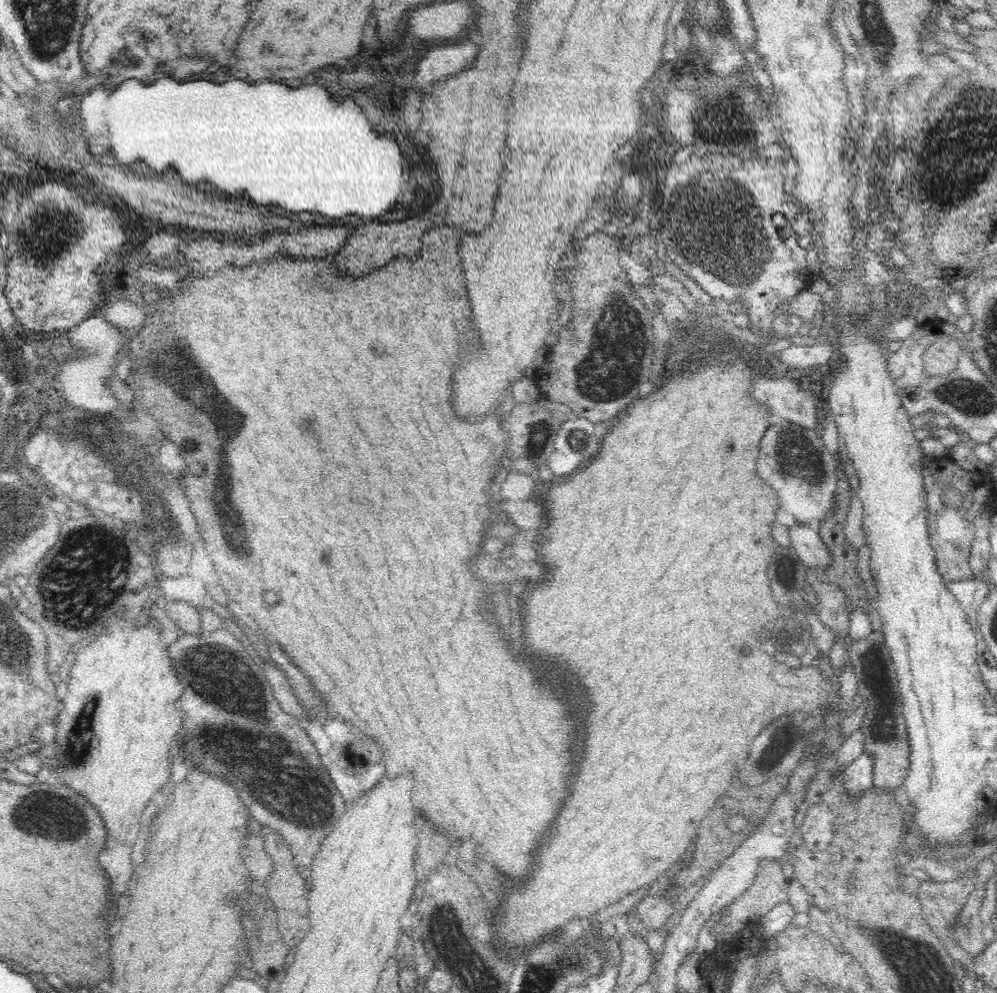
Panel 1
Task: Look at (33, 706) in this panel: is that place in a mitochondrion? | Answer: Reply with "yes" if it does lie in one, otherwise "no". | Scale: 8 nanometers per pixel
no

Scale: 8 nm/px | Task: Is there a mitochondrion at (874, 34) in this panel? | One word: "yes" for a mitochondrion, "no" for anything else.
no

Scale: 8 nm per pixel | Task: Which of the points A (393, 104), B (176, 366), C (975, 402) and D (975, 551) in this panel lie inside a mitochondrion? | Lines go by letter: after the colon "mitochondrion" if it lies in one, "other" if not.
A: other
B: mitochondrion
C: mitochondrion
D: other

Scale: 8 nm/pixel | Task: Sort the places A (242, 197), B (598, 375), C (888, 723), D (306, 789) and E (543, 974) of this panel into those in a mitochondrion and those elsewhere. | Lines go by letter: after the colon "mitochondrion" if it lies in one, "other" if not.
A: other
B: mitochondrion
C: mitochondrion
D: mitochondrion
E: mitochondrion

